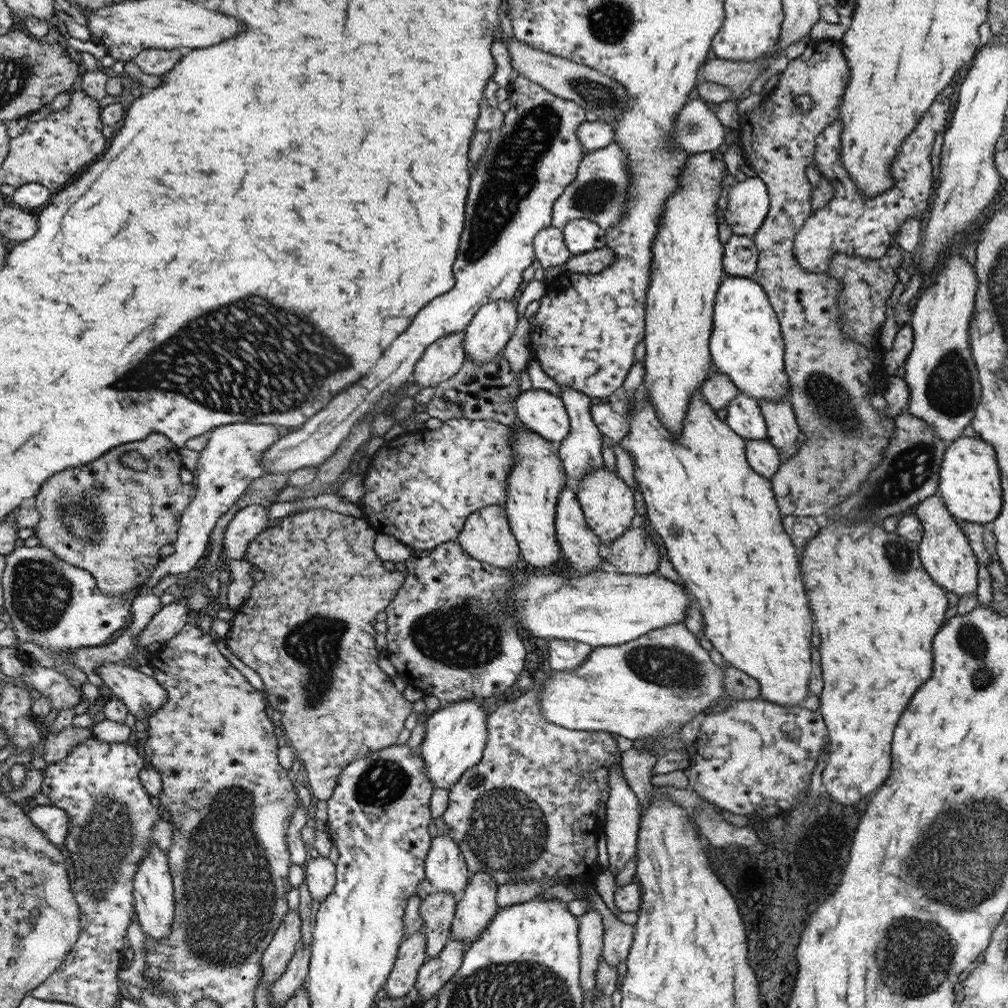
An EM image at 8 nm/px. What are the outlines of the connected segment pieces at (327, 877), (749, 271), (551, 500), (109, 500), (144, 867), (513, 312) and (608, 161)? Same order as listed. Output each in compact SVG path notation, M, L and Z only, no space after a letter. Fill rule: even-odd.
M318 855L316 858L310 859L304 866L304 873L304 880L308 884L312 900L324 902L324 898L332 892L336 884L335 864L328 857Z
M733 234L724 248L722 264L726 275L751 277L756 272L759 252L753 237Z
M517 422L514 432L515 466L507 482L507 501L504 504L511 530L519 541L523 562L545 568L560 558L560 545L555 530L555 513L558 512L559 494L569 483L562 471L562 459L552 451L550 441Z
M152 433L144 440L115 446L87 465L79 464L76 468L54 473L30 502L41 516L34 528L39 544L55 551L58 558L71 566L91 571L104 594L129 594L149 580L154 569L159 566L160 548L173 544L177 539L182 514L195 500L197 490L192 488L192 483L184 484L180 480L180 470L182 460L171 439L165 434ZM130 451L138 451L146 459L146 470L134 470L119 461L119 456Z
M150 843L147 856L140 863L135 874L134 898L136 915L145 936L165 938L171 933L175 920L175 885L171 875L168 854L163 853L159 844Z
M498 300L482 306L465 330L467 356L477 364L499 357L518 328L519 311L515 300Z
M618 143L606 148L586 152L577 170L576 178L564 189L555 202L552 226L563 228L567 222L586 219L597 222L607 231L621 222L627 210L627 194L631 183L631 174L627 166L627 156Z

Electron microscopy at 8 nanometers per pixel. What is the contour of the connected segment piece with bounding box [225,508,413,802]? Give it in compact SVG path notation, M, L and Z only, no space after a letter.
M326 508L308 509L296 512L296 514L288 514L274 522L247 546L247 553L243 555L243 561L248 562L252 568L264 572L264 577L255 583L250 596L235 609L235 617L230 622L231 629L225 637L225 642L234 656L258 672L262 678L264 694L267 694L271 709L280 712L282 718L279 726L285 734L287 743L306 768L311 795L318 802L328 801L328 798L331 798L339 786L341 775L348 766L358 761L359 758L366 757L372 751L386 749L387 746L394 744L404 728L406 718L412 712L413 704L410 704L406 698L402 698L402 694L390 682L390 676L386 676L376 664L376 656L378 656L378 652L374 648L376 614L386 610L386 606L391 604L405 579L405 576L399 571L388 571L384 568L384 561L379 558L374 547L377 536L378 532L364 517L353 517Z

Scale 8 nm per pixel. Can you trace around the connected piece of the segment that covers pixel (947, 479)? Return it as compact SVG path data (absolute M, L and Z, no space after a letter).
M960 437L948 443L939 472L939 495L950 514L958 520L990 525L1003 505L1000 467L995 450L977 437Z

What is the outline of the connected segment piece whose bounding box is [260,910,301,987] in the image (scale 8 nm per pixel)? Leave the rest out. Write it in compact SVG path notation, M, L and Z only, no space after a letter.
M292 910L292 914L288 914L283 925L279 926L274 940L263 953L263 977L260 980L260 985L272 986L286 970L292 955L300 948L300 926L300 914Z

